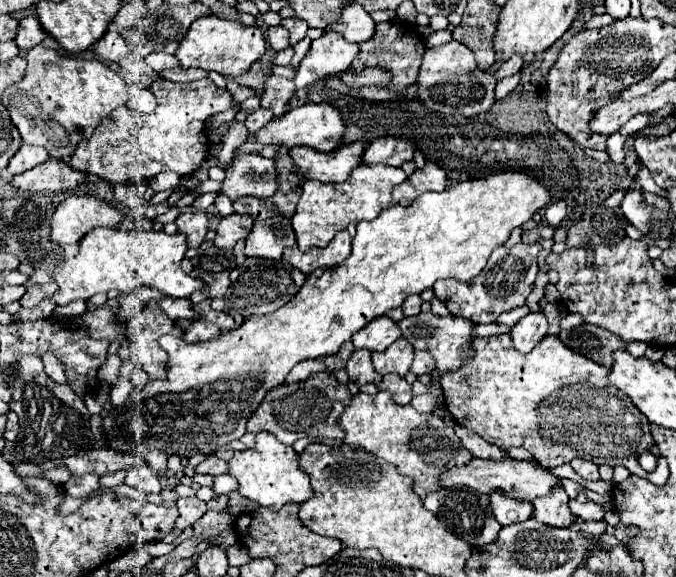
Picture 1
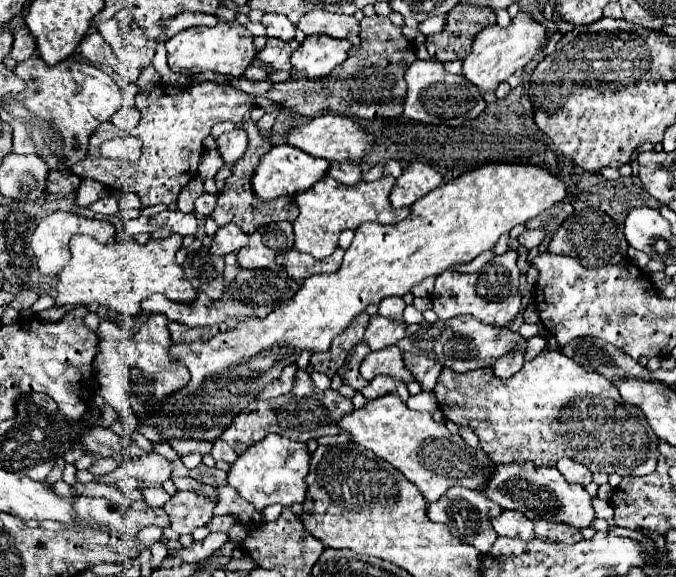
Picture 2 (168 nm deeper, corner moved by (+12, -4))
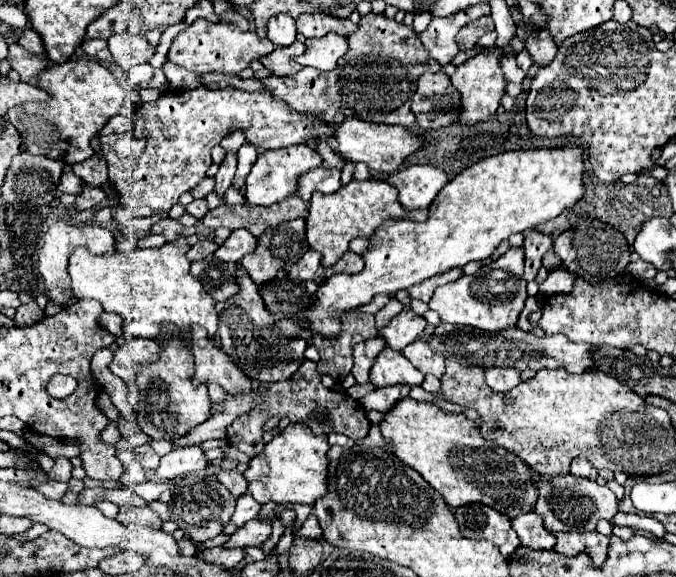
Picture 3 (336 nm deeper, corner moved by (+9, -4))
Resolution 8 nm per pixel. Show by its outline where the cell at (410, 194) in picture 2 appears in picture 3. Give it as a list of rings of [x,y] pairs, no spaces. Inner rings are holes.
[[[431,164],[409,166],[391,176],[383,176],[383,182],[389,182],[399,190],[399,202],[407,210],[429,208],[439,190],[449,182],[447,174]]]

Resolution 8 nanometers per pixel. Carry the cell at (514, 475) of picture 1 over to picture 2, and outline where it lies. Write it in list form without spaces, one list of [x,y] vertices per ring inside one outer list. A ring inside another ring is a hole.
[[[532,462],[496,464],[490,480],[480,492],[504,510],[522,512],[530,520],[552,518],[558,522],[568,522],[570,526],[576,526],[576,530],[590,526],[590,522],[594,520],[592,496],[584,490],[584,486],[566,482],[556,468],[536,468]]]

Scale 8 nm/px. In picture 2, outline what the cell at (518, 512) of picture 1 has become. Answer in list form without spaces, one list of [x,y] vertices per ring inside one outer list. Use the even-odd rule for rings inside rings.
[[[504,510],[500,516],[492,518],[490,524],[492,524],[492,528],[500,536],[518,536],[522,540],[532,540],[534,538],[532,520],[528,520],[520,512],[508,512],[508,510]]]

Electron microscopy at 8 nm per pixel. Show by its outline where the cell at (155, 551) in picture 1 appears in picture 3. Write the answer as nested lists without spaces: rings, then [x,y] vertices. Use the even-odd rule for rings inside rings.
[[[277,510],[275,514],[269,514],[267,520],[255,518],[249,520],[245,526],[241,526],[231,540],[227,542],[227,546],[235,546],[235,548],[243,548],[243,546],[261,546],[269,536],[271,536],[271,520],[273,516],[279,516],[281,510]]]

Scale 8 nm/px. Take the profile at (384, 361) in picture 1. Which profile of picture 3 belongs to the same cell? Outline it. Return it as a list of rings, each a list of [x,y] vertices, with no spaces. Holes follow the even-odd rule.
[[[385,348],[371,368],[371,382],[377,388],[389,386],[389,384],[419,386],[423,378],[425,376],[401,352],[395,352],[391,348]]]

